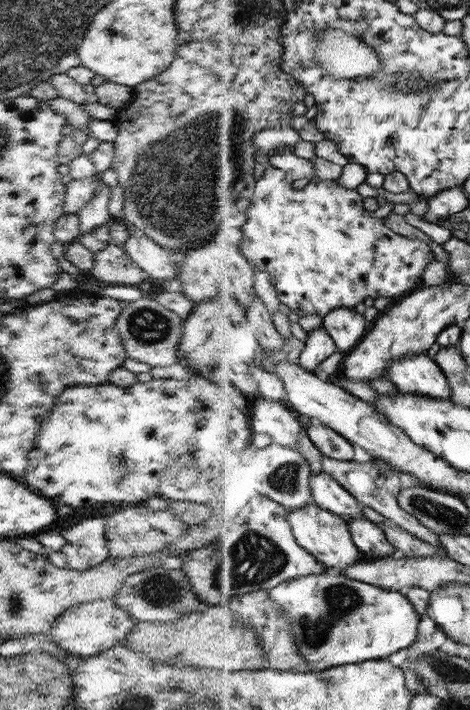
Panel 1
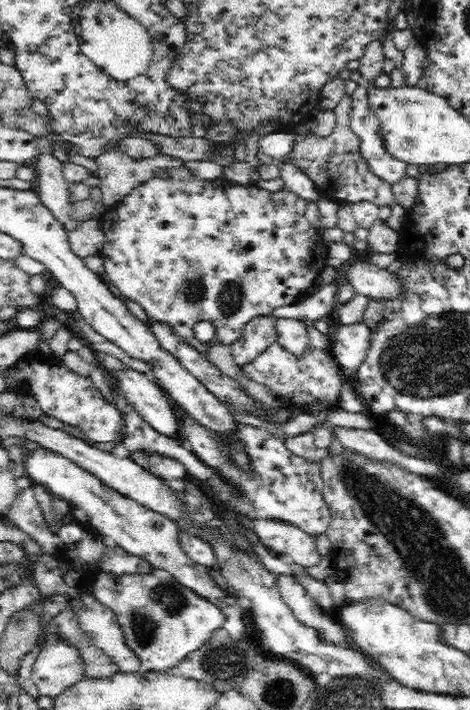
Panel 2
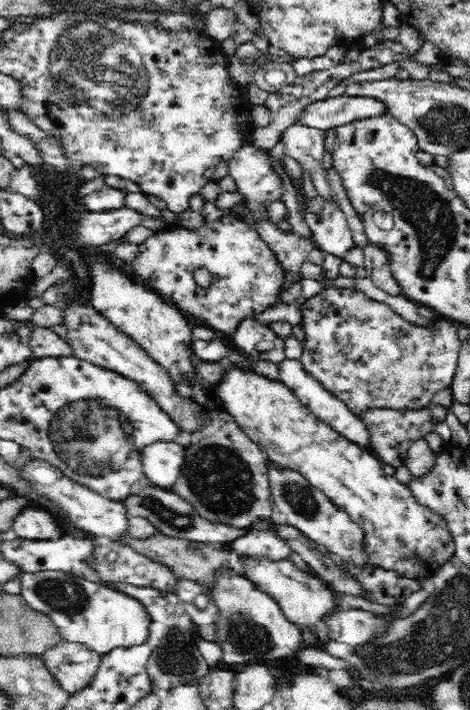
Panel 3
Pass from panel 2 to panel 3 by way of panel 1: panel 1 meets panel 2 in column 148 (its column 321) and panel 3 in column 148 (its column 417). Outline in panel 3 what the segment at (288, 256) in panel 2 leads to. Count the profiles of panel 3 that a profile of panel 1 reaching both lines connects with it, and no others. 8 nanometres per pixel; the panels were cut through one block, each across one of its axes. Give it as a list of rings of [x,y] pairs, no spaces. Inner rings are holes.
[[[232,214],[214,222],[205,222],[194,230],[167,228],[155,232],[148,240],[137,244],[137,251],[124,264],[125,272],[128,272],[138,284],[148,288],[148,291],[160,298],[172,300],[175,308],[191,321],[195,321],[204,328],[212,329],[214,332],[222,332],[226,336],[233,337],[244,322],[255,319],[256,315],[263,313],[272,302],[278,300],[278,296],[284,290],[283,284],[287,274],[284,263],[272,249],[271,243],[264,241],[260,233]],[[200,268],[212,274],[212,284],[207,288],[200,286],[194,276],[194,270],[200,270]]]

